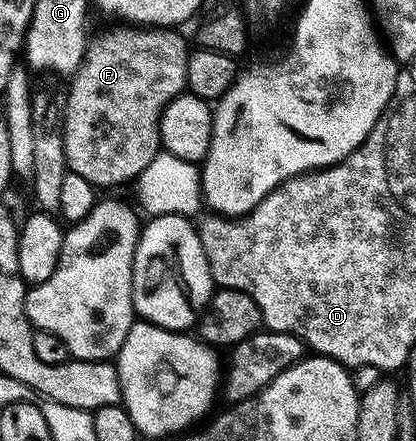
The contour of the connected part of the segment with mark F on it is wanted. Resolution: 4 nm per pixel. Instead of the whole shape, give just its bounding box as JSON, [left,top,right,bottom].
[60,26,191,189]

